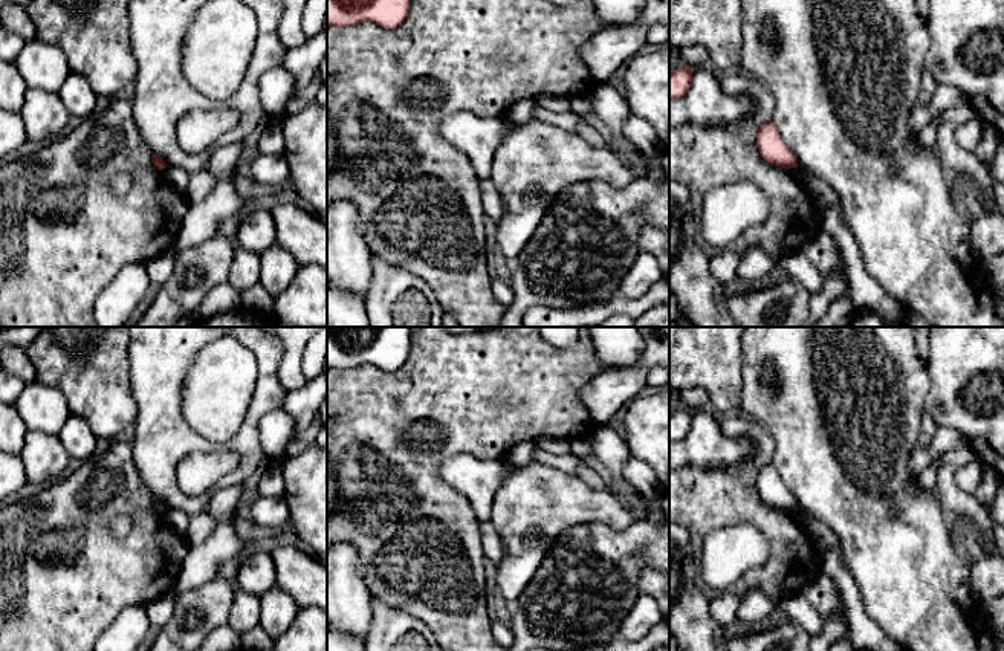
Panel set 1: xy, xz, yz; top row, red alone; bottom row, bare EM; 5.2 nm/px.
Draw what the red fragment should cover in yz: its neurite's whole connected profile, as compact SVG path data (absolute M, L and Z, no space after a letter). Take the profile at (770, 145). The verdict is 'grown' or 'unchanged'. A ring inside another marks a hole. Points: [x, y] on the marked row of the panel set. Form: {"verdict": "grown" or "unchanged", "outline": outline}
{"verdict": "unchanged", "outline": "M772 121L764 122L756 134L756 147L764 160L772 165L790 170L798 167L792 150L784 144Z"}

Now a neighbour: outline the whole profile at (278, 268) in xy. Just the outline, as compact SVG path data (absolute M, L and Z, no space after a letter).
M277 243L260 254L260 284L274 296L289 287L298 269L292 254Z

